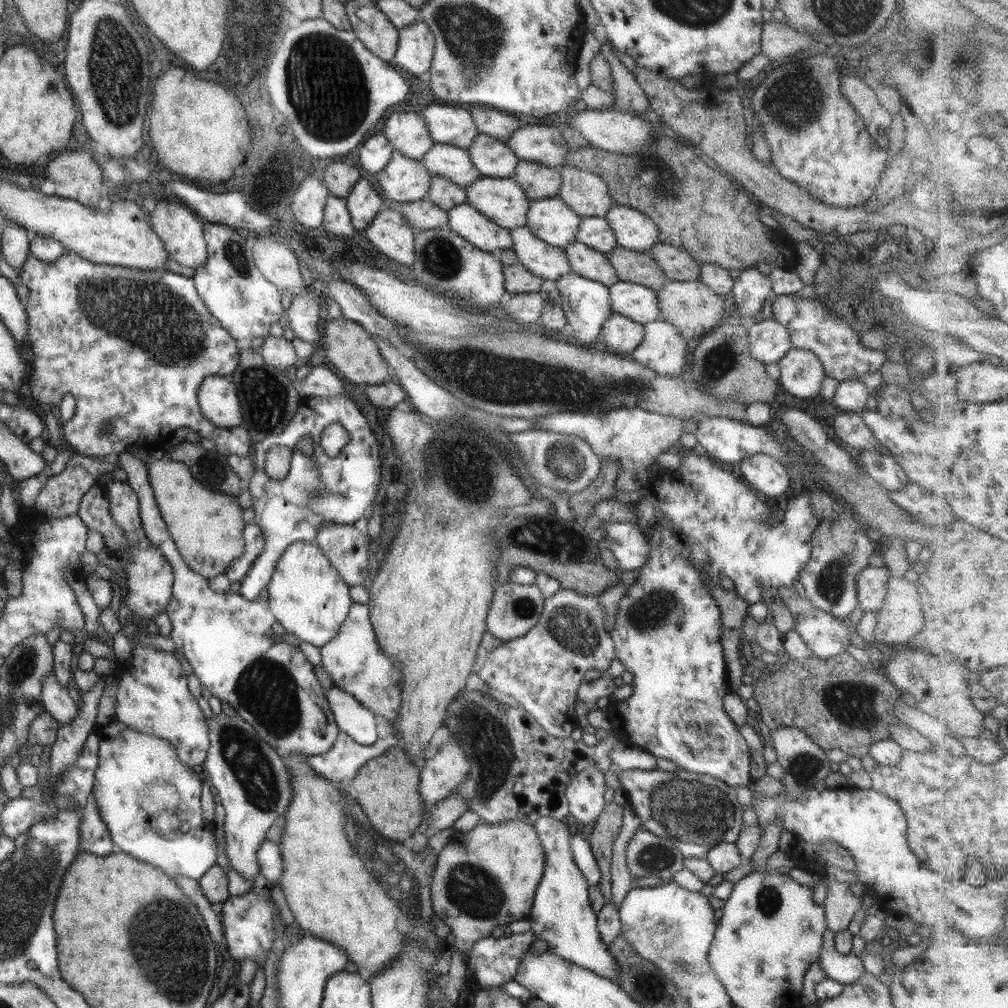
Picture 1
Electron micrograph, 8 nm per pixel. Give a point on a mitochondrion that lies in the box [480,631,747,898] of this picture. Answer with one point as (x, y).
(694, 811)

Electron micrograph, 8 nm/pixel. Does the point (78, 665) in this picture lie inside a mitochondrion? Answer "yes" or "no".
no

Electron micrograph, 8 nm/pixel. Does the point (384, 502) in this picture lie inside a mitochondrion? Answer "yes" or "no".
no

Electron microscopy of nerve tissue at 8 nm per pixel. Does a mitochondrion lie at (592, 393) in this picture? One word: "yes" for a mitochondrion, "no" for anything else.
yes

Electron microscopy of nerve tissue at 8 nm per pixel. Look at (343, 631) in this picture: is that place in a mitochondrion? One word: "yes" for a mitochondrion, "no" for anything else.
no

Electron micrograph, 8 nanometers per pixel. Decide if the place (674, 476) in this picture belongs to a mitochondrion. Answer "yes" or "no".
no

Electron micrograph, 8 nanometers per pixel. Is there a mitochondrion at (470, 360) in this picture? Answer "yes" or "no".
yes

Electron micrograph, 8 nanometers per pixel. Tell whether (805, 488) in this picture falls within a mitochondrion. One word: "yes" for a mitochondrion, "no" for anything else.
no

